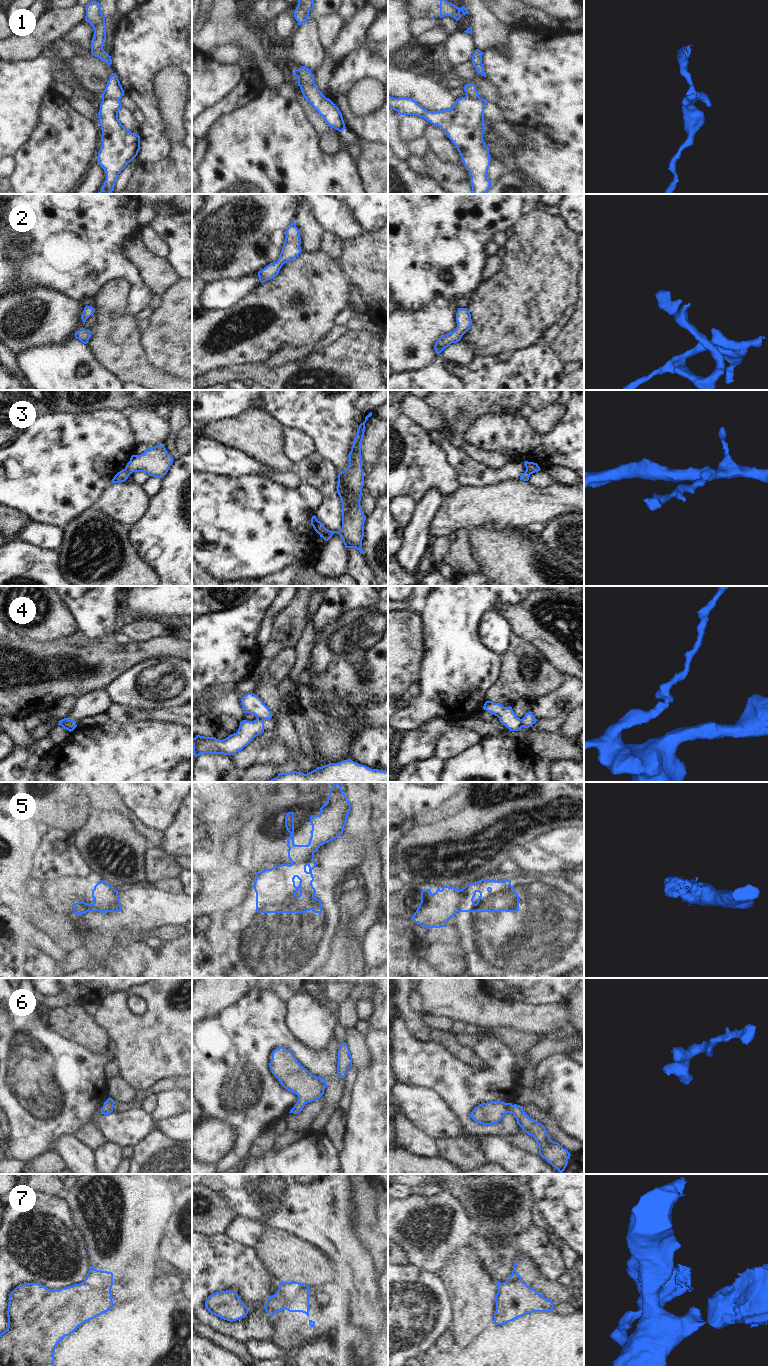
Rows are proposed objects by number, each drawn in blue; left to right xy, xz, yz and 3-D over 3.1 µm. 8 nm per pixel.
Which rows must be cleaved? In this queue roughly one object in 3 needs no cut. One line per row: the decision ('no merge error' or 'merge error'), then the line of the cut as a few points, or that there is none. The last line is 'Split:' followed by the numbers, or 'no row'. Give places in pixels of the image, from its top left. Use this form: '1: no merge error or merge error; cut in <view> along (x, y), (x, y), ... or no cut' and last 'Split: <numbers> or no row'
1: merge error; cut in xy along (102, 98), (118, 99)
2: no merge error; no cut
3: merge error; cut in xz along (325, 528), (320, 535)
4: merge error; cut in yz along (520, 719), (523, 726)
5: merge error; cut in xz along (313, 852), (307, 860), (292, 864)
6: no merge error; no cut
7: merge error; cut in xy along (82, 1282), (97, 1289), (103, 1296), (111, 1299)
Split: 1, 3, 4, 5, 7

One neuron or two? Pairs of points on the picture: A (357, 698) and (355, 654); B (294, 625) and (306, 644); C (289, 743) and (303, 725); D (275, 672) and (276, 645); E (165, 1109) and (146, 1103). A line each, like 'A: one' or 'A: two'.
A: one
B: two
C: two
D: two
E: two

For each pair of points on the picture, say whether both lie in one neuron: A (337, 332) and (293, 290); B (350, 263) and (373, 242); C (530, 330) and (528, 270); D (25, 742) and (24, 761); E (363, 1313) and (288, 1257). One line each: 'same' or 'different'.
A: different
B: same
C: same
D: different
E: different

